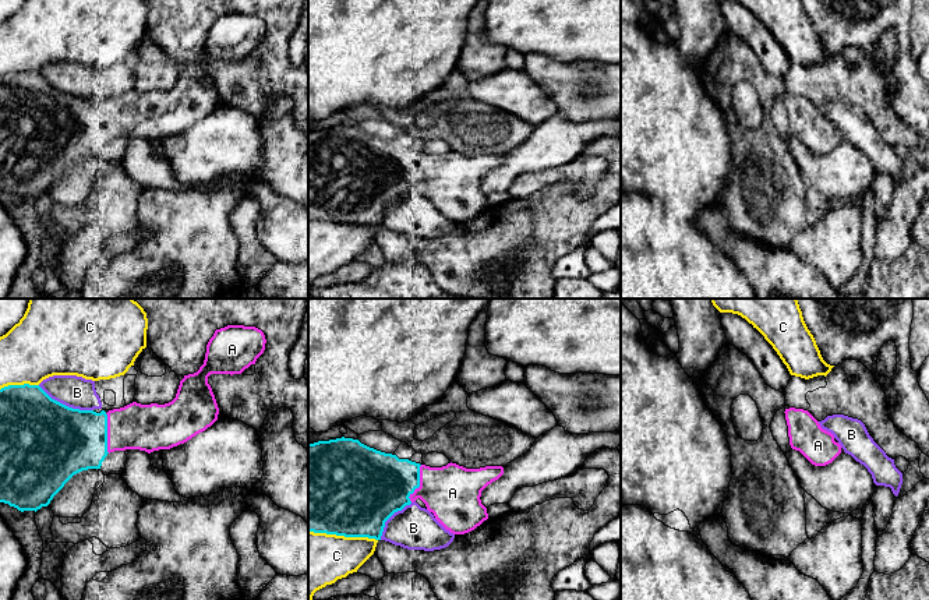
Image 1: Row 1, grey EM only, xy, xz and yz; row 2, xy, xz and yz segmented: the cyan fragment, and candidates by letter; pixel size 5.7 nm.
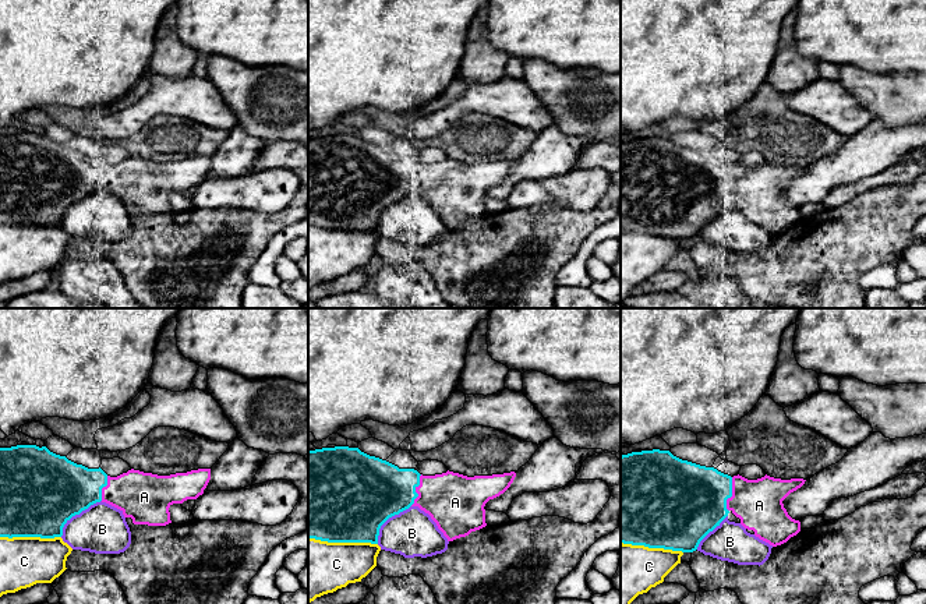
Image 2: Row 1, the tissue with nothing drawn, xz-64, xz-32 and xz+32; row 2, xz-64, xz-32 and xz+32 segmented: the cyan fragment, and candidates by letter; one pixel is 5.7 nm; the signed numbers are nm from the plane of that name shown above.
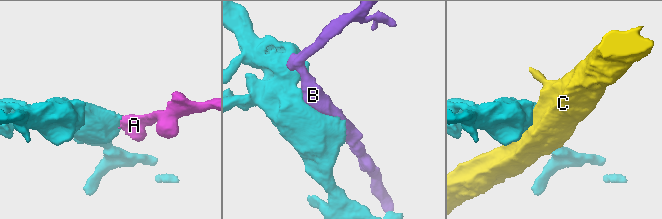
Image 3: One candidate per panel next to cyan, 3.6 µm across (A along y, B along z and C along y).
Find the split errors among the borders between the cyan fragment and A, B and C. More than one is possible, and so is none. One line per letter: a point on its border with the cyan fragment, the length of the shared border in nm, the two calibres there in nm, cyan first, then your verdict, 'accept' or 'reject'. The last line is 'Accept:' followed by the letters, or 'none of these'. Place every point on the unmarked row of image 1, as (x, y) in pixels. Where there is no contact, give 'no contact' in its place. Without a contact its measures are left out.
A: contact xy (106, 120); length 240 nm; calibres 400 and 280 nm; accept
B: contact xy (64, 92); length 360 nm; calibres 500 and 190 nm; reject
C: contact xz (343, 222); length 400 nm; calibres 500 and 340 nm; reject
Accept: A

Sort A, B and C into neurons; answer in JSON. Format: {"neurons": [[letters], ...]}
{"neurons": [["A"], ["B"], ["C"]]}

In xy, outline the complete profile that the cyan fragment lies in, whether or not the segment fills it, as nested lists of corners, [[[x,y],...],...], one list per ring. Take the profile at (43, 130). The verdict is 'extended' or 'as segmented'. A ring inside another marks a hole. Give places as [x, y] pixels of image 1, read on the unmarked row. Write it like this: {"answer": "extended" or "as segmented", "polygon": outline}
{"answer": "extended", "polygon": [[[227,13],[216,17],[206,32],[204,52],[194,61],[184,63],[176,85],[165,92],[141,92],[133,89],[124,95],[102,98],[80,98],[52,87],[39,73],[8,73],[0,77],[0,190],[18,198],[38,198],[47,194],[53,184],[77,160],[88,156],[100,156],[105,145],[114,138],[139,137],[148,141],[170,137],[187,130],[211,114],[219,102],[219,95],[208,71],[211,61],[241,61],[265,38],[265,22],[255,14]]]}

